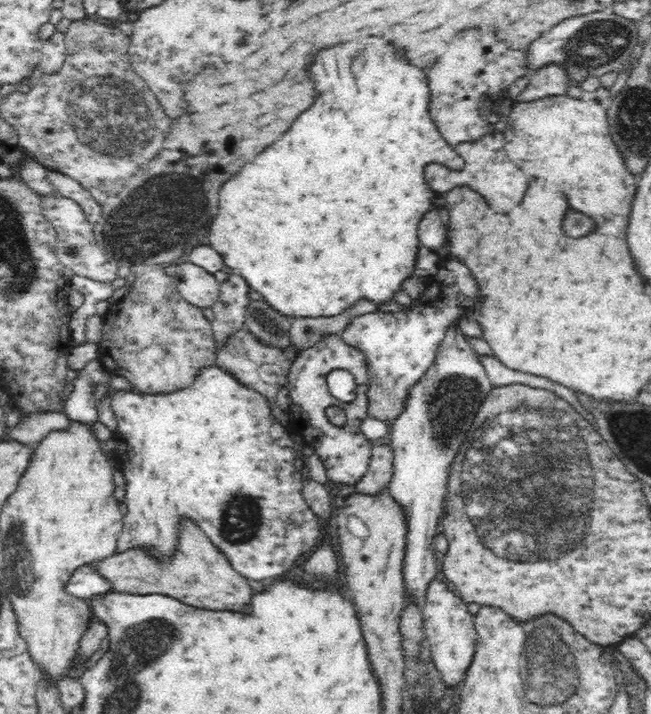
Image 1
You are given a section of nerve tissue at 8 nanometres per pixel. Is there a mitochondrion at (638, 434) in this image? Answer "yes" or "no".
yes

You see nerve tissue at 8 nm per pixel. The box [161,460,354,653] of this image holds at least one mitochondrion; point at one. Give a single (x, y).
(235, 529)

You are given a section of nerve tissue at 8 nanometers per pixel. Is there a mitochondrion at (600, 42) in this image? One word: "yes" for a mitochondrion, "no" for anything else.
yes

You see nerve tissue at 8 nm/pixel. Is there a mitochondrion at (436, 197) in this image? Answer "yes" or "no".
no

